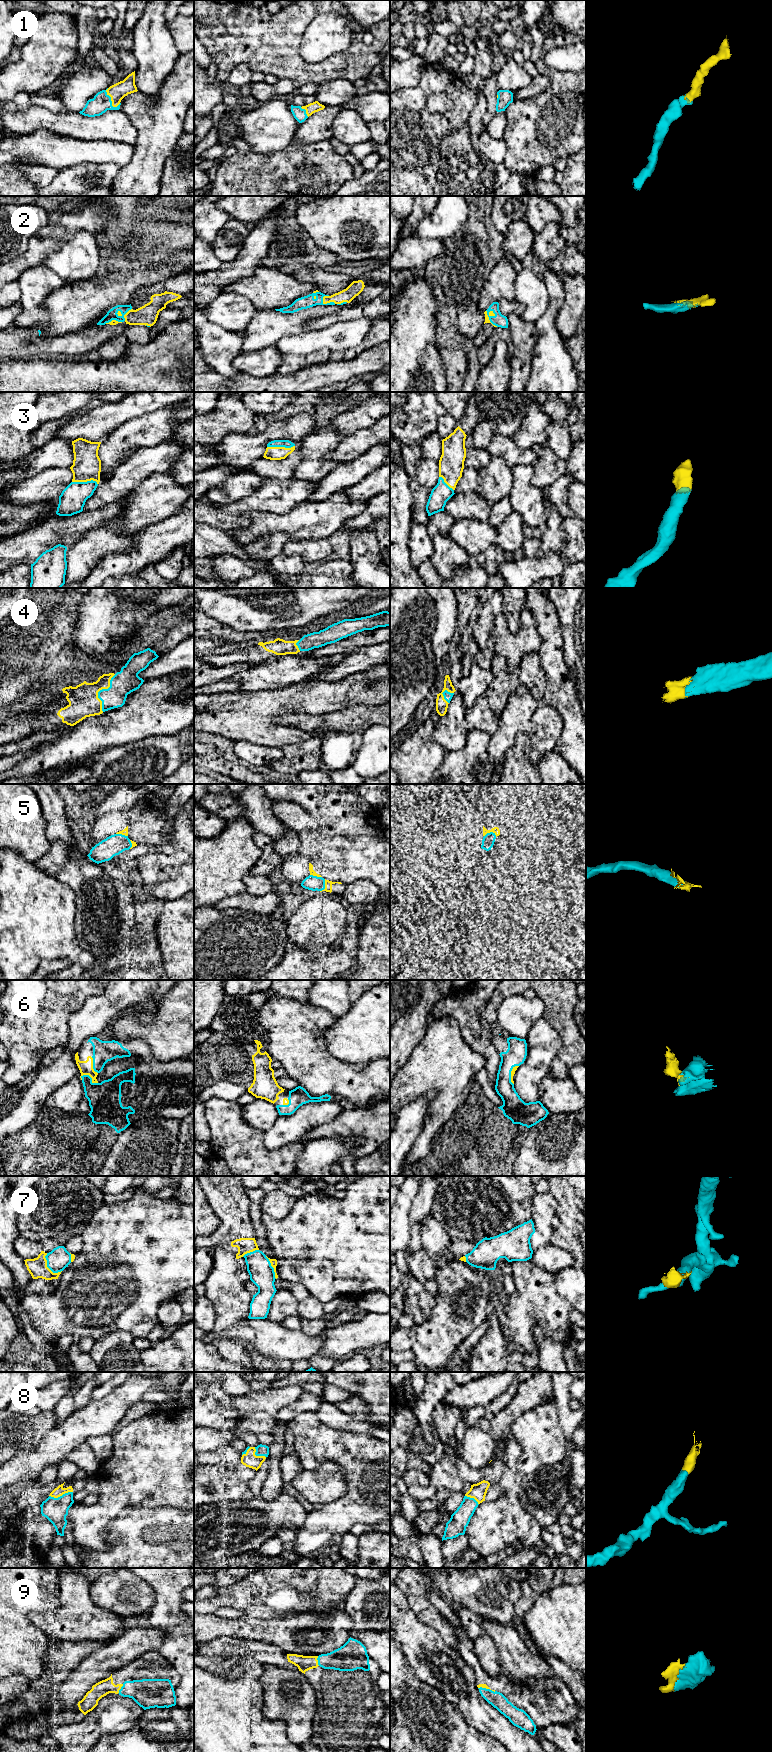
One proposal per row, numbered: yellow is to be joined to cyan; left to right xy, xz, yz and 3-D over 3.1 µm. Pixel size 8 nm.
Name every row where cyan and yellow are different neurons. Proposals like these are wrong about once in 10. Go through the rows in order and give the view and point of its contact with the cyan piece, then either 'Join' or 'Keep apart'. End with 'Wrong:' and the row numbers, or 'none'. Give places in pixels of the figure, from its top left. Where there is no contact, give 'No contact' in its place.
1: Touches cyan at xy (110, 99). Join
2: Touches cyan at xy (123, 315). Join
3: Touches cyan at xz (280, 446). Join
4: Touches cyan at xy (100, 690). Join
5: Touches cyan at xz (324, 886). Join
6: Touches cyan at xy (90, 1077). Join
7: Touches cyan at xy (47, 1266). Join
8: Touches cyan at xy (60, 1496). Join
9: Touches cyan at xz (318, 1661). Join
Wrong: none

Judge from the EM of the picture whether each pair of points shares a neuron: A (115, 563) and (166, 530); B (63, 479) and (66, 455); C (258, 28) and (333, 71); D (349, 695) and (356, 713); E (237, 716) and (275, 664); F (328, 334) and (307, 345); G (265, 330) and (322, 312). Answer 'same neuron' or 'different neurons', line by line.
A: same neuron
B: different neurons
C: same neuron
D: different neurons
E: different neurons
F: same neuron
G: same neuron

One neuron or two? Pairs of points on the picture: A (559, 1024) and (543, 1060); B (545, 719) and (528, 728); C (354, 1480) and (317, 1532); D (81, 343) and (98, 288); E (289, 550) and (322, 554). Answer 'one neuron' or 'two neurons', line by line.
A: two neurons
B: two neurons
C: one neuron
D: two neurons
E: one neuron

